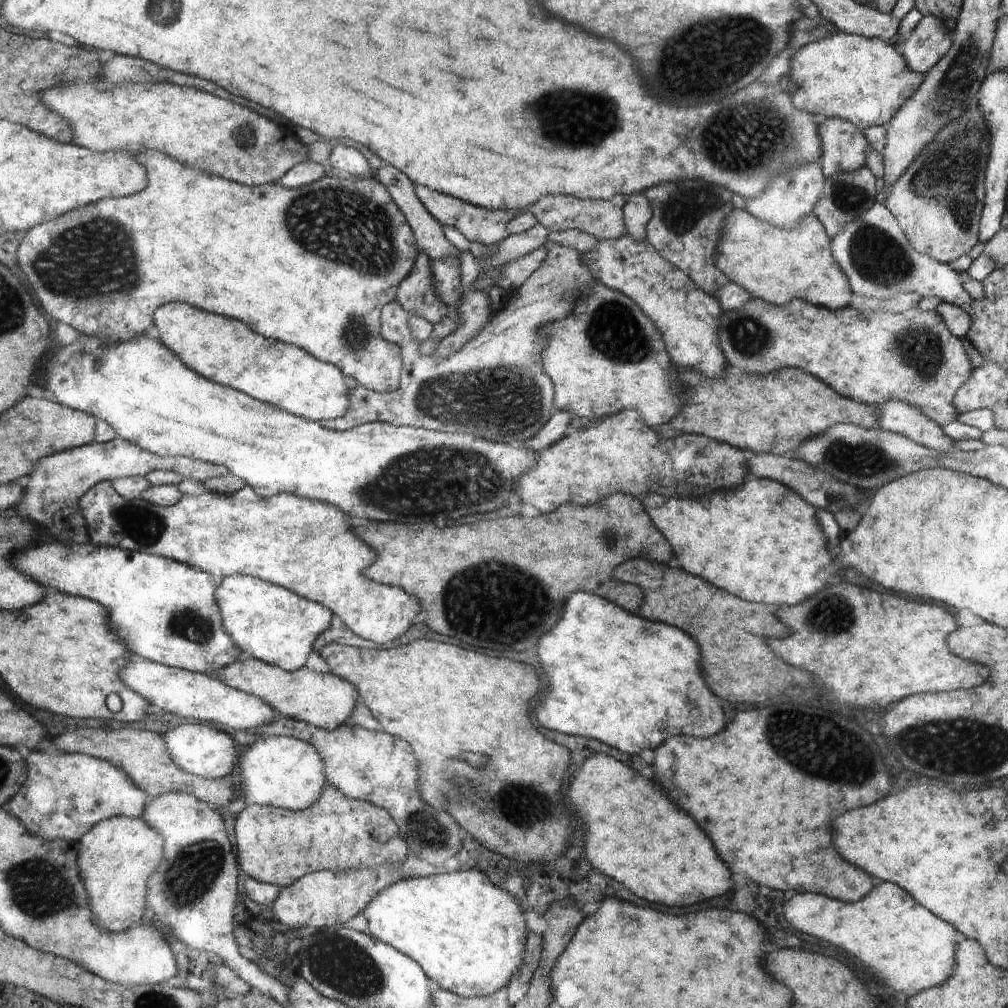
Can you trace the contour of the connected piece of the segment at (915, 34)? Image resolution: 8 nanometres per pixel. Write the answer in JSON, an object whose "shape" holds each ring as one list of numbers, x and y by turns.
{"shape":[[924,16,899,51,912,72,926,75,950,51,952,39,944,21]]}

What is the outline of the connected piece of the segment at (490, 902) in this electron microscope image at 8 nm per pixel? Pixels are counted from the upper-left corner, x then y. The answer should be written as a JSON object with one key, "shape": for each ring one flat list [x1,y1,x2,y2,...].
{"shape":[[456,870,456,872,450,872,450,874,441,873,428,875,427,877,400,879,398,882,380,891,362,912,367,916,369,924,368,934,375,939,392,945,392,948,398,949,406,956,412,957,412,960,415,960,424,969,424,972,427,973,432,982,444,990,468,998,493,996,508,986,510,981,520,973,520,969,525,963,525,940,529,930,526,927,526,918,524,917,524,911,526,910,524,910,523,906,520,906,520,899,512,893,508,894,503,888,494,886,490,877,485,872,482,872,482,874,480,872,481,870]]}

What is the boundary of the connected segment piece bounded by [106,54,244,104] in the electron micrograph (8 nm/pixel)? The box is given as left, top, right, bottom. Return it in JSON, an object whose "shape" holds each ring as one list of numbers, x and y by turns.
{"shape":[[114,54,112,56,112,62,106,62,106,78,112,80,112,82,126,82,126,80,140,80,140,82,160,82,160,80,166,80,166,82,176,82,180,86,196,86,200,90,206,90,206,92,214,92,222,98,228,98,228,100,238,100,240,104,244,104,244,98,236,96,236,94,230,94,228,90,224,90,222,86,218,86,216,82,212,80,204,80,204,78,198,78,198,76,188,76,188,74,180,74,180,72,174,72,174,70,168,70,164,66,158,66,154,62,148,62,144,58,134,58,134,56,122,56,122,54]]}

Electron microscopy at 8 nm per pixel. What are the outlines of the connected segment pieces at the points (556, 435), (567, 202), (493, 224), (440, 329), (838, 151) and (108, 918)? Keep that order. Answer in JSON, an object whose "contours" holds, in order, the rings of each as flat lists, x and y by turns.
{"contours":[[[554,411,547,424,544,424,544,427,539,432,536,432,536,435,532,436,530,440,526,440,522,446,532,450,532,452,540,453,561,440,569,432,568,424,570,424,571,419,577,421,568,412]],[[552,194,542,196,530,208,526,208,524,212,532,214,538,220,538,223,549,232,575,229,590,234,597,239,618,239,620,236,627,234,623,222,623,207,626,202,627,197,622,194,616,194,609,200,584,200,570,195]],[[415,185,416,196,420,200,420,203,426,208,426,211,440,224,444,226,452,226,456,228,464,238,466,238,468,244,486,244,492,245,505,240,509,234,506,230,506,224,519,215,522,210,520,209,507,209,507,210,491,210,480,206,474,206,454,198,454,196,448,196,448,194,442,194,427,188,423,185]],[[446,256,446,258,432,259,432,282,434,282,434,292,436,296,449,308,448,316,442,320,435,329,438,335,448,336,454,330,454,320,457,315,457,305,460,303,461,295,461,262,456,260,456,256]],[[842,118,819,119,820,166,823,176,856,172,865,166,870,145,862,130]],[[124,815,98,823,83,836,80,846,79,863,100,924,110,932,130,930,132,924,144,918,148,880,164,860,167,840,143,817,135,819]]]}

